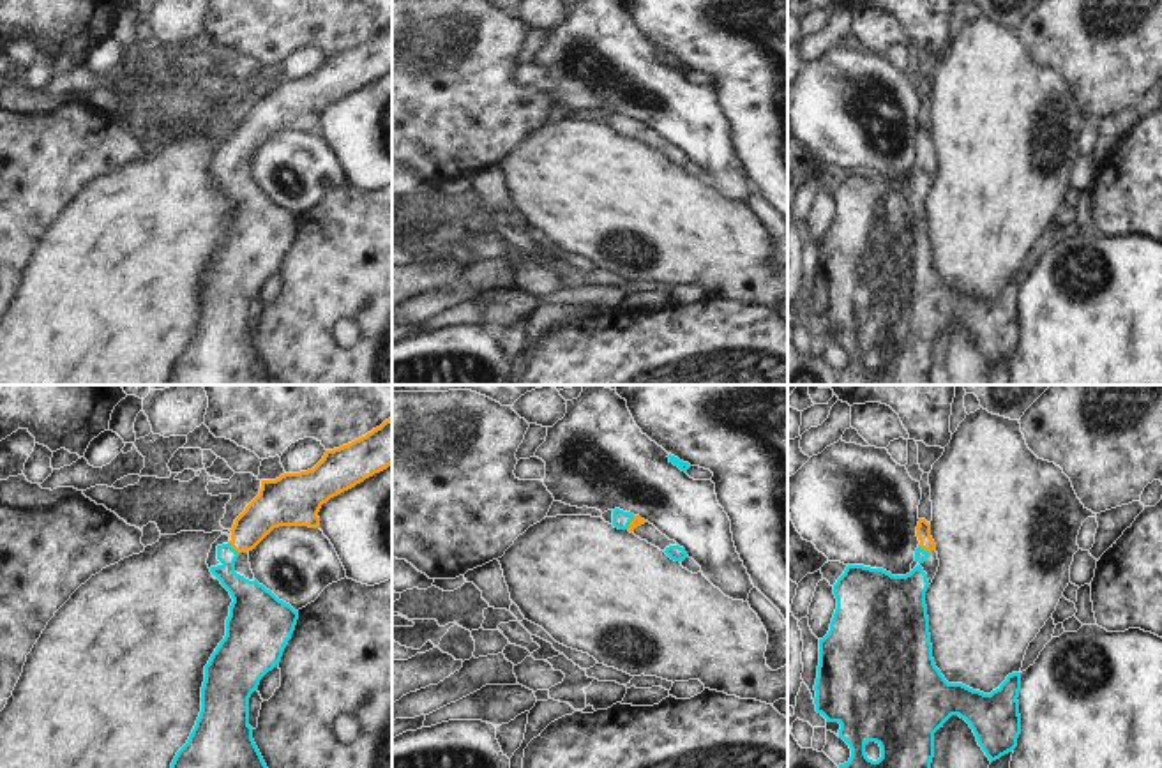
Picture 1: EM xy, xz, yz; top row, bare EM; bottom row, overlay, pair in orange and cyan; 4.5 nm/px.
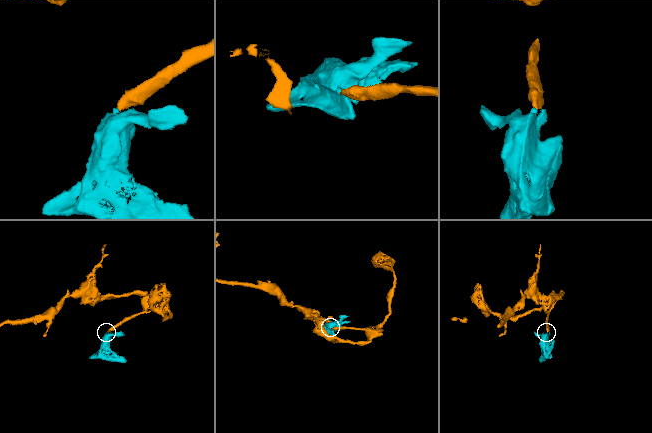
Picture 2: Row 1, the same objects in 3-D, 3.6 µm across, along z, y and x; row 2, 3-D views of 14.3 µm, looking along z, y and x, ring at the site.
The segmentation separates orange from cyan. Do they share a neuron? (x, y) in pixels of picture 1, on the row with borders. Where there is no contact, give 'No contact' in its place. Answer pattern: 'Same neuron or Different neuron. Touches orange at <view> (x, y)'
Same neuron. Touches orange at xy (233, 548).

